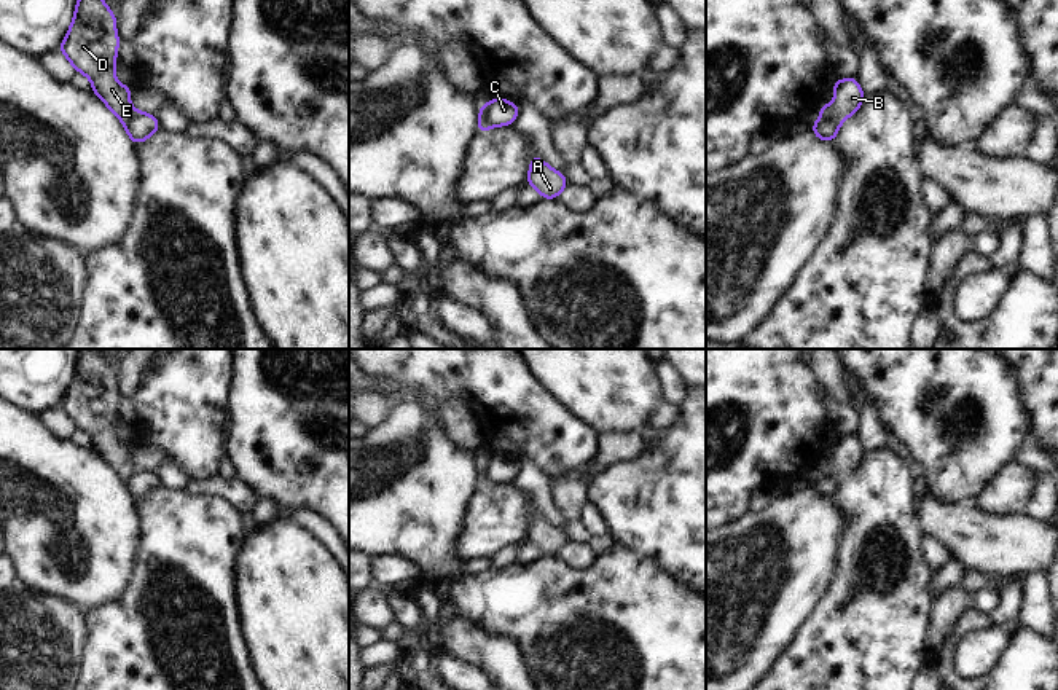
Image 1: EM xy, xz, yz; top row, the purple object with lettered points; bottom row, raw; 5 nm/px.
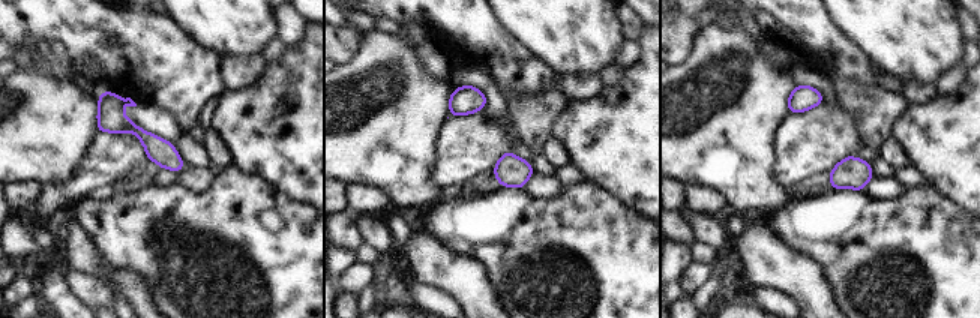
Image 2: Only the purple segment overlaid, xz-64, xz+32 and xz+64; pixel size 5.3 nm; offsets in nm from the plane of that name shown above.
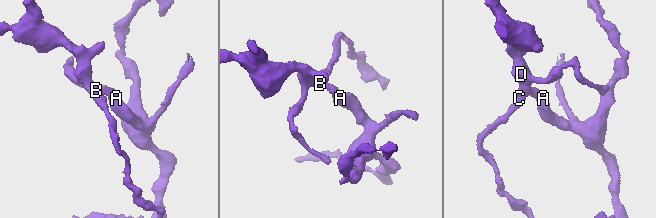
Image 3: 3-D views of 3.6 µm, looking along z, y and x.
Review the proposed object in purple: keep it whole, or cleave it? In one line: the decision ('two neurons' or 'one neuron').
two neurons

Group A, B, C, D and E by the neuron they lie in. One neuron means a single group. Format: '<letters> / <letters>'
A B D E / C

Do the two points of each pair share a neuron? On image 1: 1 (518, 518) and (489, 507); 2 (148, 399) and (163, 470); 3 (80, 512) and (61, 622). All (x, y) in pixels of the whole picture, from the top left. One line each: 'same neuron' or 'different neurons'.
1: same neuron
2: different neurons
3: different neurons

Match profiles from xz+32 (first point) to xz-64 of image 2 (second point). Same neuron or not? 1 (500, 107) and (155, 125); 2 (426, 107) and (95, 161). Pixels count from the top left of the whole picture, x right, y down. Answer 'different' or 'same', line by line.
1: same
2: different

